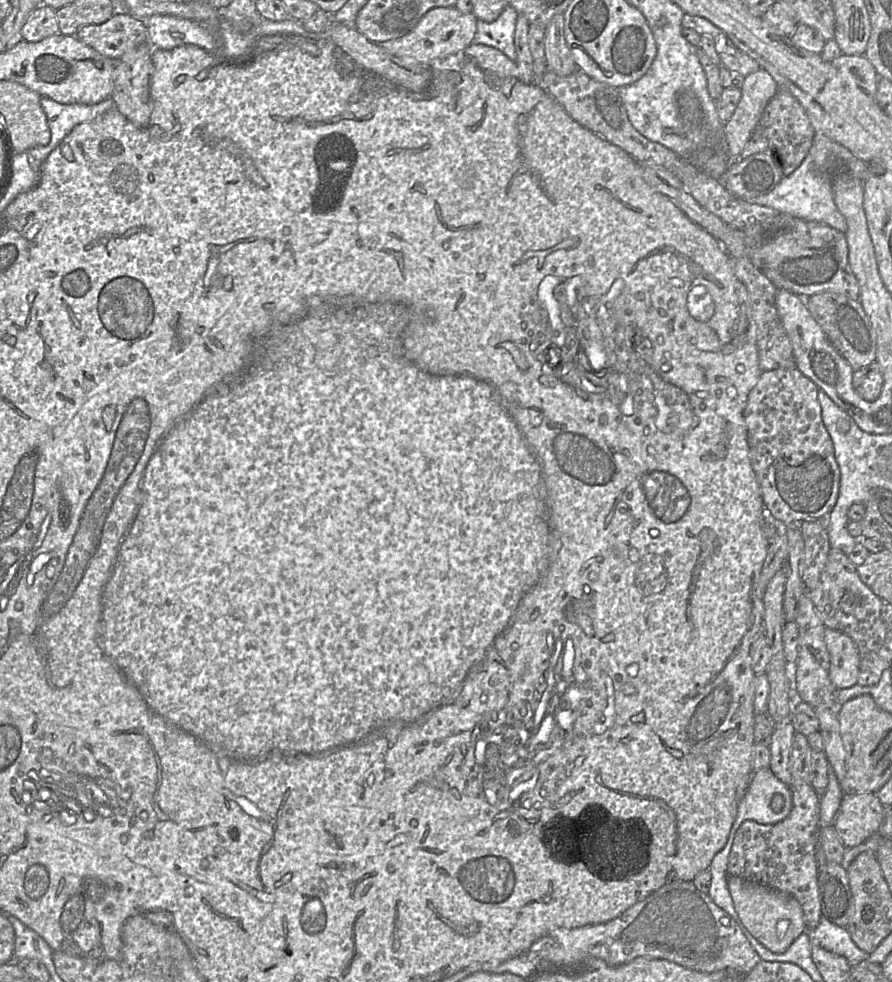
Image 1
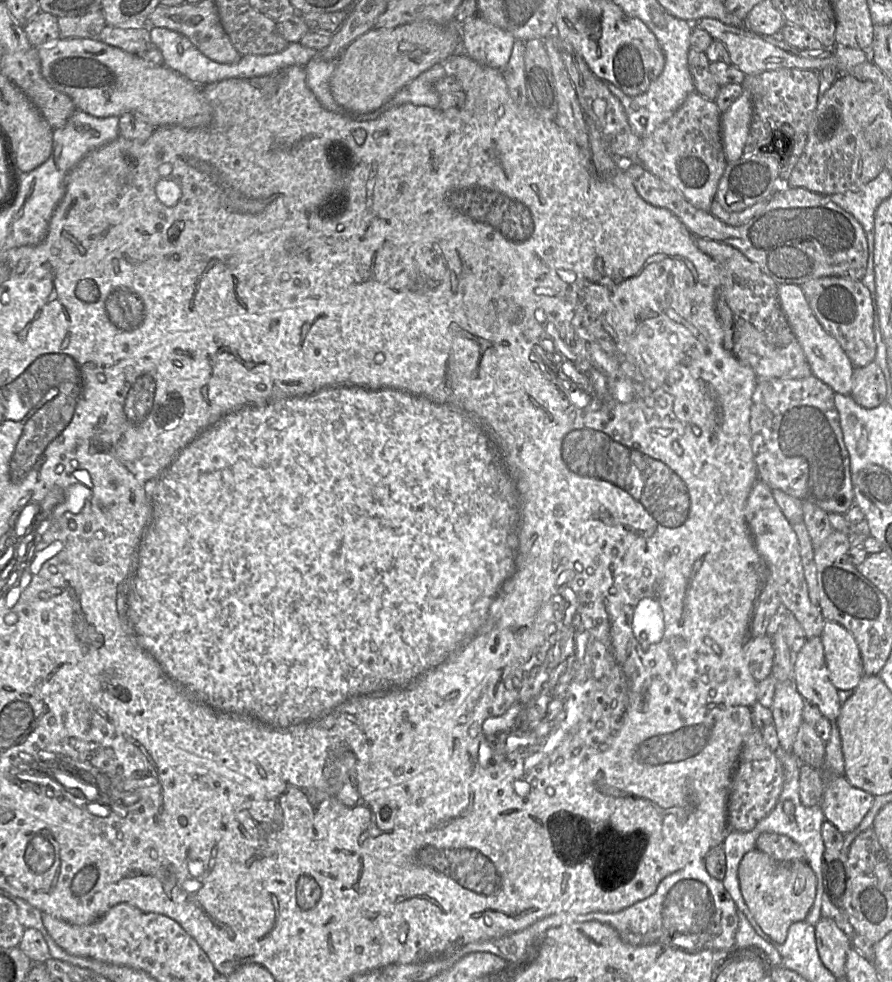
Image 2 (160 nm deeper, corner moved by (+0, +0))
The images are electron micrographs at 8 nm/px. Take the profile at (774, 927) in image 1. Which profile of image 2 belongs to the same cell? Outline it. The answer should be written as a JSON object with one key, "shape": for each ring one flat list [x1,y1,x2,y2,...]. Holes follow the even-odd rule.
{"shape":[[756,849,743,856,738,879,745,904,774,946,785,941,791,924,805,921,816,896,816,877,806,861,780,862]]}

